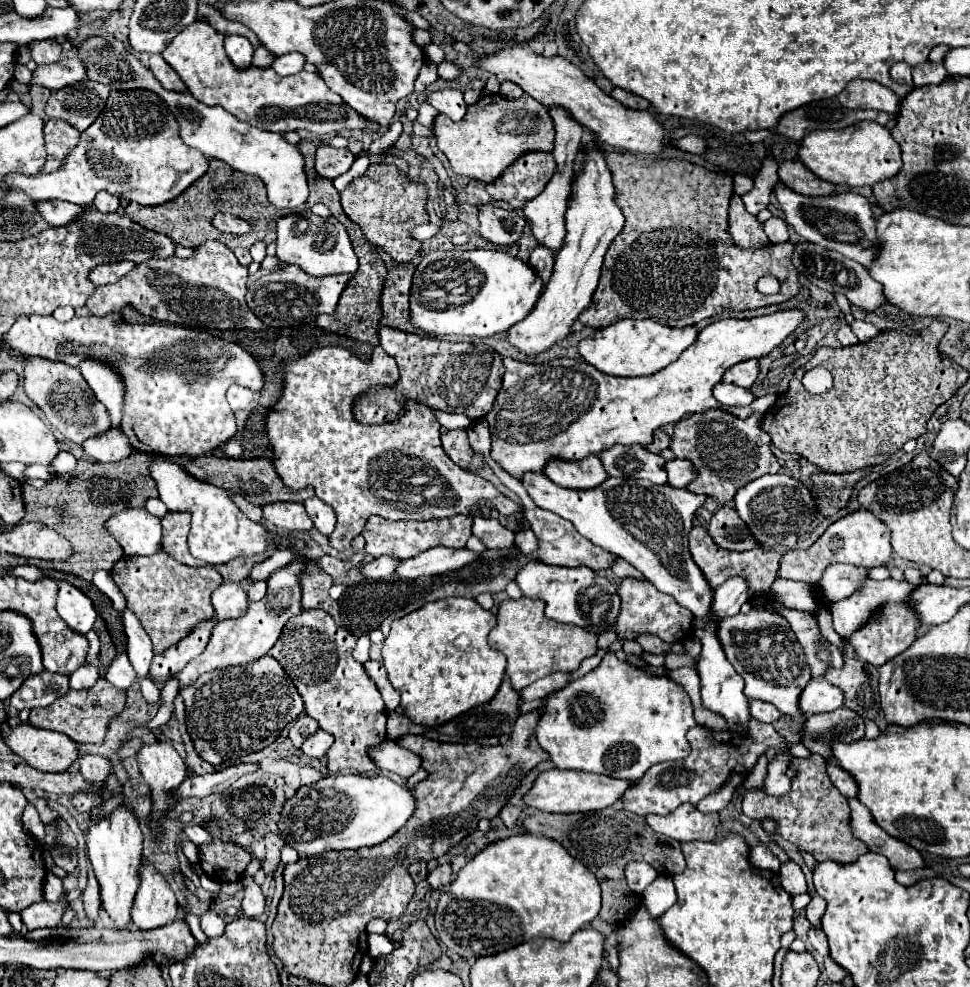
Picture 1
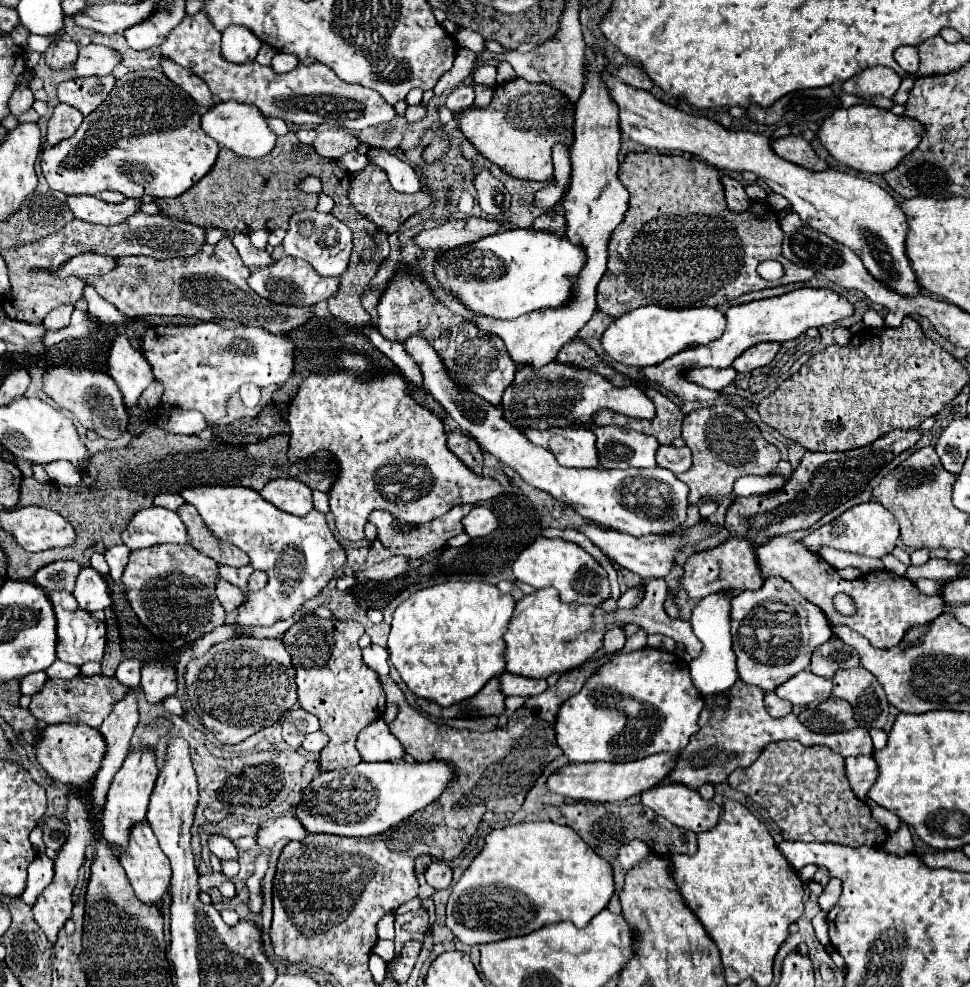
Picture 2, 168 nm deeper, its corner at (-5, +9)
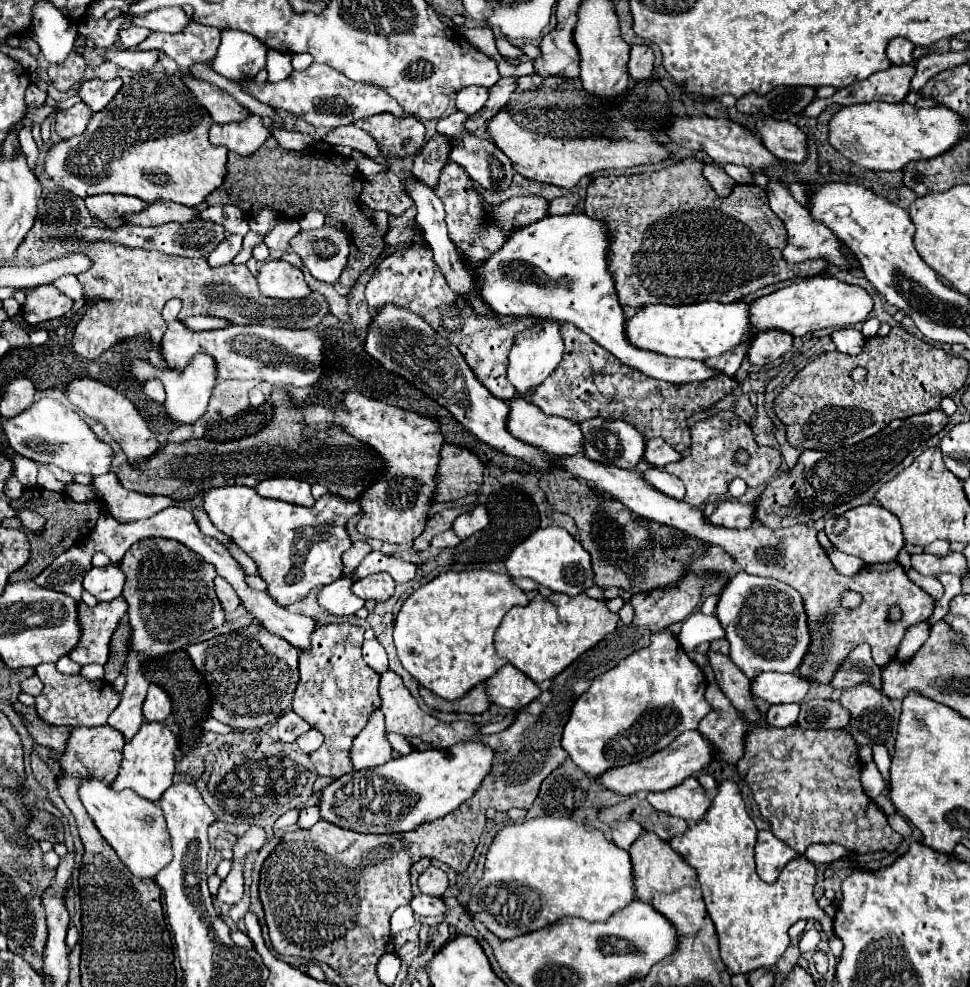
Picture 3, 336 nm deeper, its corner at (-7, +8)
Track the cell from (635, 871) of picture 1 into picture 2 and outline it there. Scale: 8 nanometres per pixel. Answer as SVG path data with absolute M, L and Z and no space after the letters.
M633 840L631 844L625 844L625 846L619 850L621 868L623 868L625 872L629 872L633 866L645 862L649 854L651 854L651 850L647 848L647 844L643 844L641 840Z

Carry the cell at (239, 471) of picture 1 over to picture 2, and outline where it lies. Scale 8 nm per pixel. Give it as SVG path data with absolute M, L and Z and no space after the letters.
M149 426L143 434L135 436L125 448L105 450L91 456L87 470L81 470L79 486L61 486L55 482L39 484L35 478L23 478L19 506L43 506L65 516L77 530L77 540L71 548L49 550L31 554L19 548L15 542L7 542L3 552L7 556L7 572L11 578L27 580L41 566L57 560L77 560L83 568L91 566L93 554L105 554L109 548L121 544L121 532L127 528L133 512L153 504L153 498L161 492L181 492L189 486L245 486L261 490L269 480L293 478L307 484L311 490L329 492L335 482L335 460L327 452L311 456L299 464L287 460L289 436L273 436L255 444L223 444L213 440L201 440L199 436L183 436Z

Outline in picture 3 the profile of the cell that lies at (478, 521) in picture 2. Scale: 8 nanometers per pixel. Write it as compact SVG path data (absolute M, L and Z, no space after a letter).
M477 505L473 511L463 513L463 515L459 515L459 517L453 521L453 531L457 533L459 539L467 539L467 537L471 537L473 533L485 529L487 523L489 523L487 509L485 509L483 505Z

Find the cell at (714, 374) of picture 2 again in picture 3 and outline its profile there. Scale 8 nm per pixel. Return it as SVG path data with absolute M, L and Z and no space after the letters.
M585 213L547 215L515 231L485 265L477 267L477 273L483 277L483 301L501 315L535 315L559 323L573 323L619 361L655 379L679 385L713 377L717 371L709 369L703 361L663 357L661 353L629 345L625 315L607 265L609 239L605 221Z

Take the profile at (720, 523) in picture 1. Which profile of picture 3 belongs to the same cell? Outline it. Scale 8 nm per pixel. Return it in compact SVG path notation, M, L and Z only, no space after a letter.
M933 409L921 415L913 415L909 419L895 419L885 429L881 429L881 433L851 447L841 447L835 451L803 451L797 465L791 471L775 477L759 495L757 521L773 529L799 523L815 523L827 511L865 493L873 483L877 483L887 471L899 465L921 443L937 435L947 423L949 417L945 415L945 411Z

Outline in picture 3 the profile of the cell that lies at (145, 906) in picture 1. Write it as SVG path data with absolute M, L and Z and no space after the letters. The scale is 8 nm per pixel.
M83 777L79 783L79 799L91 815L99 833L115 849L127 869L137 877L155 879L155 875L171 861L171 837L161 807L137 795L133 789L115 791L97 777Z

